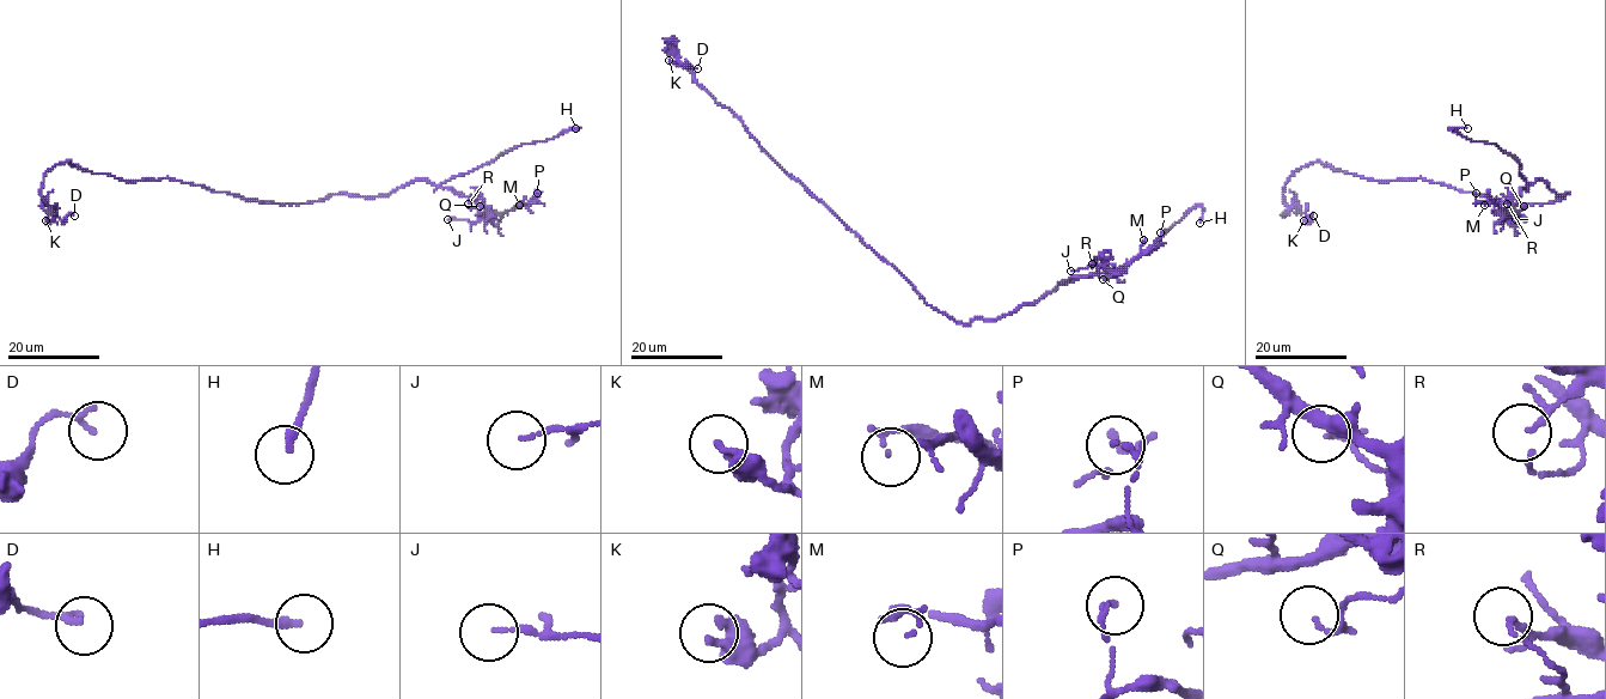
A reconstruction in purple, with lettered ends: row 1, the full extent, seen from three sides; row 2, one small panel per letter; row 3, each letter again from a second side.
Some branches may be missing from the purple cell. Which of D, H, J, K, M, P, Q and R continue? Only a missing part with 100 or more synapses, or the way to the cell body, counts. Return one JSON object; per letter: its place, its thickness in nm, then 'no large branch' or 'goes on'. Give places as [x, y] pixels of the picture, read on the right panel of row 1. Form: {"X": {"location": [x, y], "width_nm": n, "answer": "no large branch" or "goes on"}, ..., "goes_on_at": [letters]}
{"D": {"location": [1313, 216], "width_nm": 150, "answer": "no large branch"}, "H": {"location": [1467, 128], "width_nm": 220, "answer": "goes on"}, "J": {"location": [1515, 219], "width_nm": 110, "answer": "no large branch"}, "K": {"location": [1304, 220], "width_nm": 240, "answer": "no large branch"}, "M": {"location": [1484, 205], "width_nm": 120, "answer": "no large branch"}, "P": {"location": [1476, 193], "width_nm": 140, "answer": "no large branch"}, "Q": {"location": [1524, 206], "width_nm": 150, "answer": "no large branch"}, "R": {"location": [1507, 204], "width_nm": 100, "answer": "no large branch"}, "goes_on_at": ["H"]}

